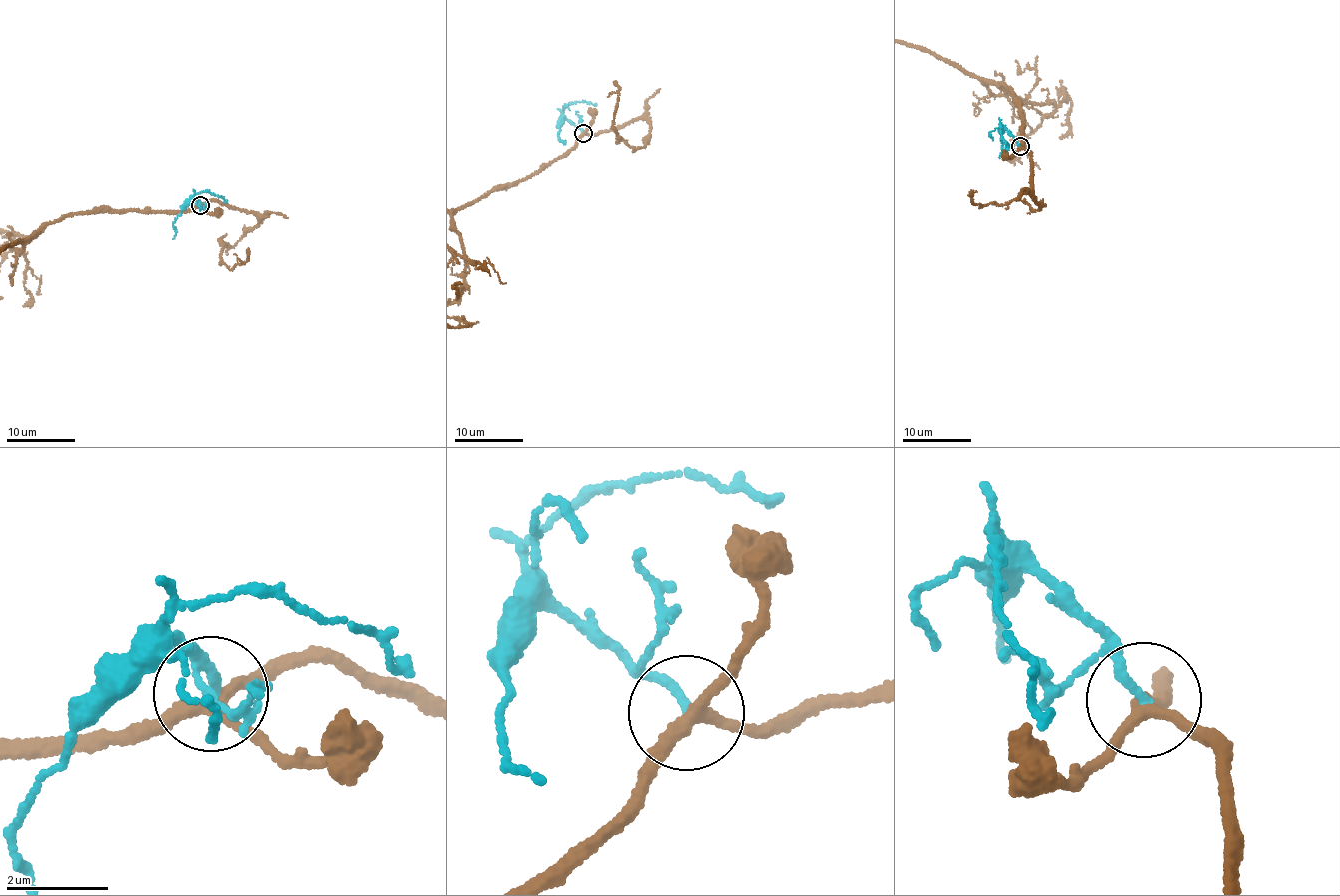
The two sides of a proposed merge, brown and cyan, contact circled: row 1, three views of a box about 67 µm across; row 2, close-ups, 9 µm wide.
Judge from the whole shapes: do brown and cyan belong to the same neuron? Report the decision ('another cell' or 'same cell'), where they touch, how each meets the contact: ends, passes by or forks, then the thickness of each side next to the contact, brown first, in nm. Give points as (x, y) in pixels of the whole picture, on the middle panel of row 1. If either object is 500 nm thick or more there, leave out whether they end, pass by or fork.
another cell | (583, 133) | brown forks | cyan ends | 240/190 nm

